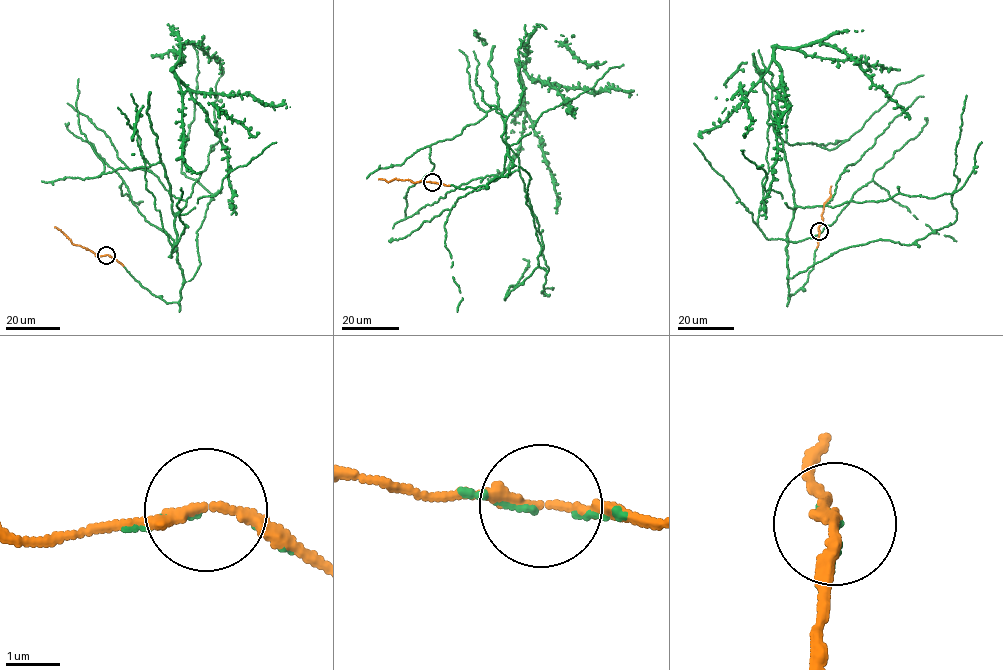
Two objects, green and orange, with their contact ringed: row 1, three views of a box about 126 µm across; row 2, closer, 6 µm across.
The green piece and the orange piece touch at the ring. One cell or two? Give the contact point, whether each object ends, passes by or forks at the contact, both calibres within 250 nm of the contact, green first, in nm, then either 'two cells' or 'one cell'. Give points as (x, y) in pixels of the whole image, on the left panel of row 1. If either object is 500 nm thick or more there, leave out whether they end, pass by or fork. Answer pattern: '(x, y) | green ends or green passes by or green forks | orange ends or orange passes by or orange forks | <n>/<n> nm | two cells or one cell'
(106, 255) | green passes by | orange passes by | 60/170 nm | one cell

